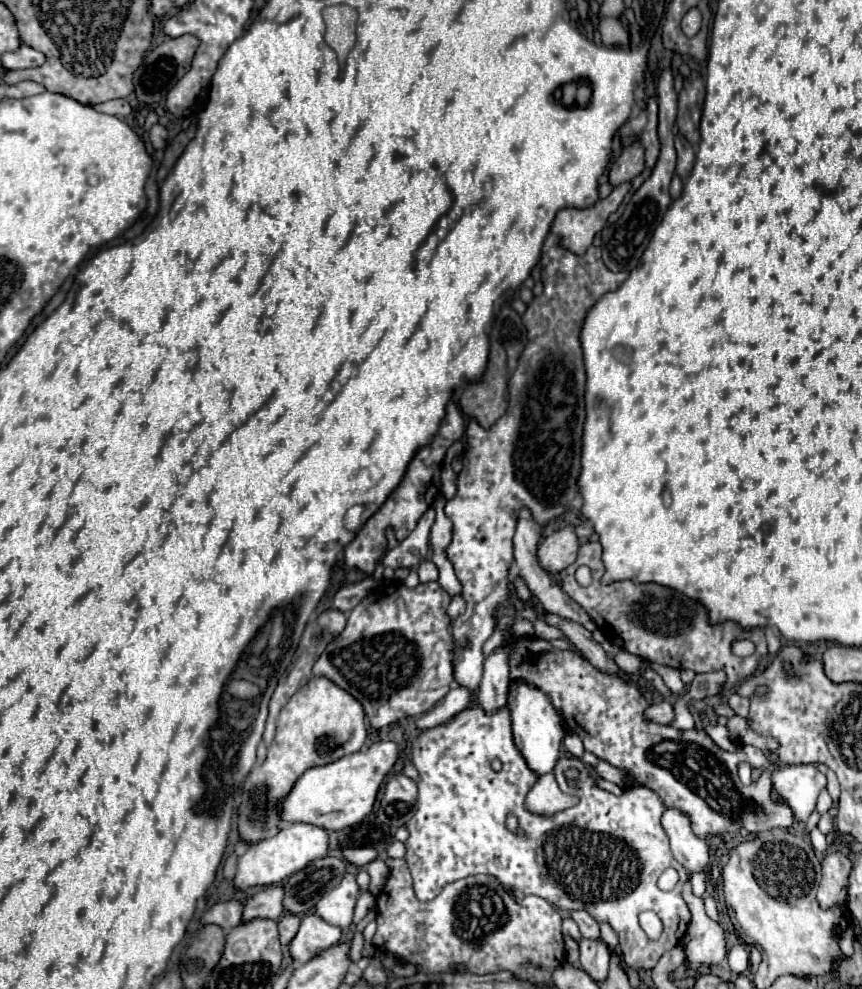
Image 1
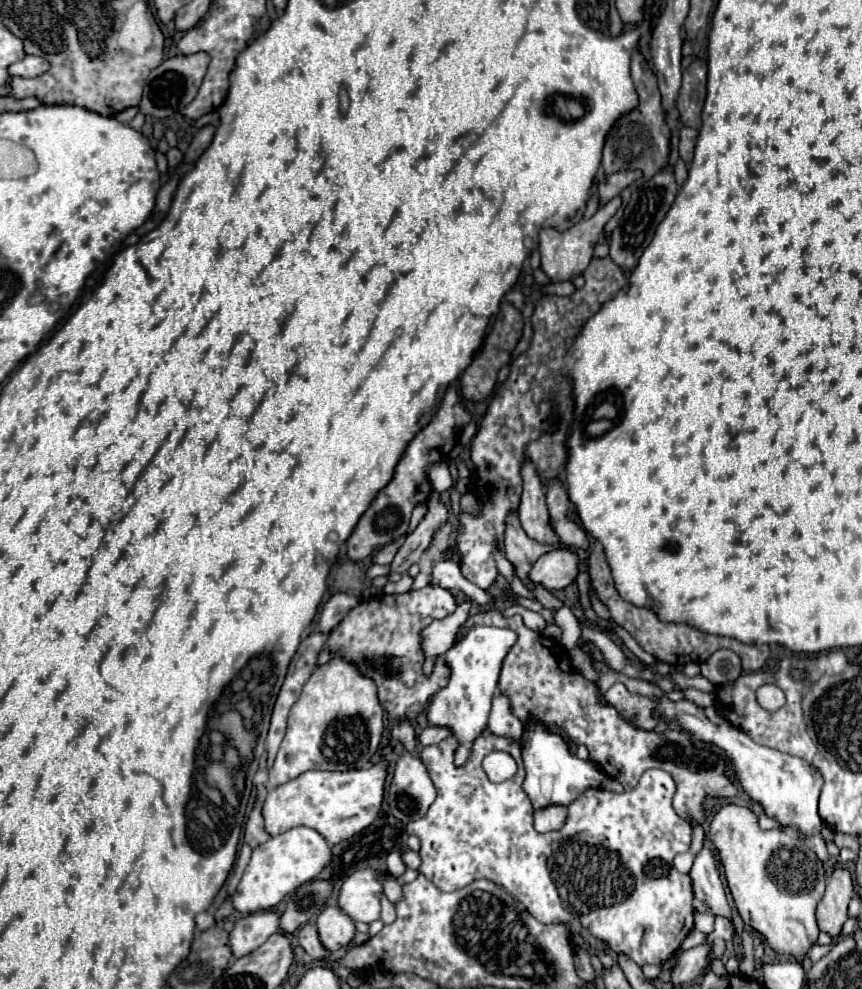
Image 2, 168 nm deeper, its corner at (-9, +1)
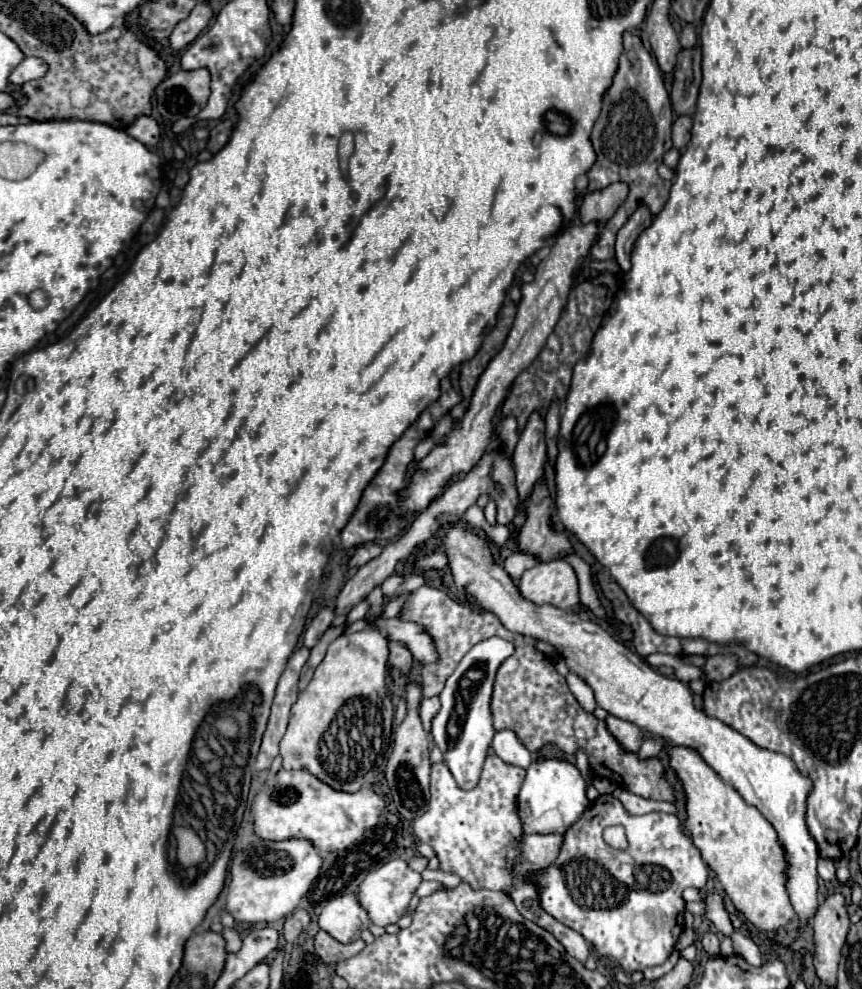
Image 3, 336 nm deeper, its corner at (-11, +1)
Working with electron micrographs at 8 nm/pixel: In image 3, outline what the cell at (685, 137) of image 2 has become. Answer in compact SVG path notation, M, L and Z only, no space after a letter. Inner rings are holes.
M679 116L673 122L673 146L677 150L685 150L685 144L689 144L689 140L691 140L691 126L693 126L691 116Z

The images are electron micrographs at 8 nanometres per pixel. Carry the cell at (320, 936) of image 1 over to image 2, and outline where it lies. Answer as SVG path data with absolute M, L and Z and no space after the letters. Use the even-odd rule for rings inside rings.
M335 904L327 906L317 918L317 930L323 946L331 952L347 946L355 936L353 920Z

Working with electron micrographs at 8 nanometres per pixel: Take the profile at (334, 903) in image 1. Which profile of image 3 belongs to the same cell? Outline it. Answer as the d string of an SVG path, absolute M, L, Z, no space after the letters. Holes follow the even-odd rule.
M397 858L397 860L391 860L391 862L383 864L377 870L371 870L363 878L363 882L359 884L357 900L365 908L365 912L369 914L371 924L387 926L387 924L393 924L393 922L397 922L401 918L401 914L407 908L407 904L409 904L415 888L419 886L419 882L421 882L421 874L413 872L403 858Z

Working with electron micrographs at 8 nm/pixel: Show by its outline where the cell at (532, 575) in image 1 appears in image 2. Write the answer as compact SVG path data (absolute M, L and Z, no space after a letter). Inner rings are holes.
M527 458L521 466L521 478L523 478L523 494L519 504L519 520L523 530L529 538L543 542L543 544L555 544L559 542L557 534L549 526L549 514L545 504L545 486L537 474L535 464Z

